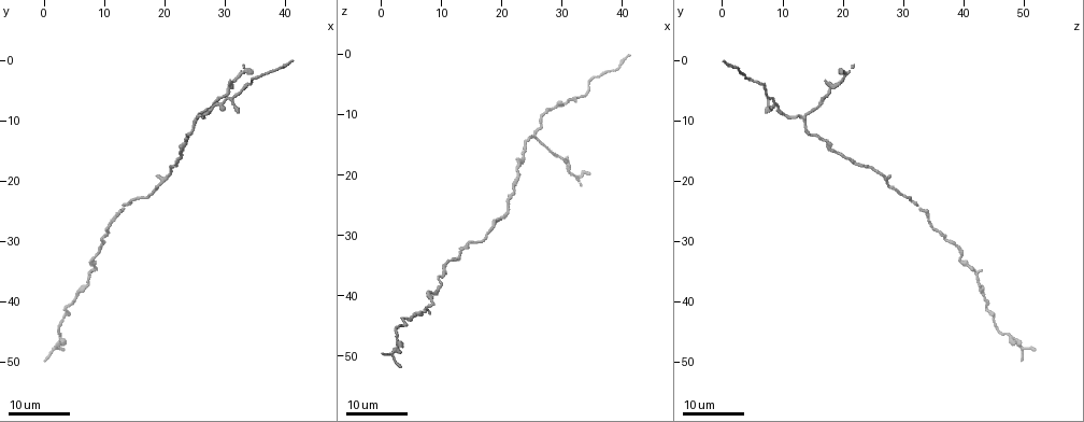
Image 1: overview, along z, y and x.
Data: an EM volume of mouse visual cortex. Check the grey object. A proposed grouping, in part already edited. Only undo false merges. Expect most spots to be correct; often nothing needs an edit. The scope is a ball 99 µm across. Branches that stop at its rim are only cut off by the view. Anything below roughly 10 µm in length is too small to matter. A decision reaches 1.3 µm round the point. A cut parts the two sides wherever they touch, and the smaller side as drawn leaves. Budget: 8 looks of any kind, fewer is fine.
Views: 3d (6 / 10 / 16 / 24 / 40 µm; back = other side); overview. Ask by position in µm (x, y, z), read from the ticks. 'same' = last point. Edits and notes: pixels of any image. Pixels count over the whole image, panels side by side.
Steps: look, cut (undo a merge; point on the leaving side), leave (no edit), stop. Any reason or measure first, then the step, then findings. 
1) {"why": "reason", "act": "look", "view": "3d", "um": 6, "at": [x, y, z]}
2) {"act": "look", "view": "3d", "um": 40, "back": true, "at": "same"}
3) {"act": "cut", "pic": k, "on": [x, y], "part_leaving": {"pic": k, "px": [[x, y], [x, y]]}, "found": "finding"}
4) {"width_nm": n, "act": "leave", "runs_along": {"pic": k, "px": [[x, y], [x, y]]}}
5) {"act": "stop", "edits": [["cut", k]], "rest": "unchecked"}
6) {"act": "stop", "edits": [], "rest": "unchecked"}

{"why": "sudden change in width", "act": "look", "view": "3d", "um": 24, "at": [4.0, 41.0, 43.5]}

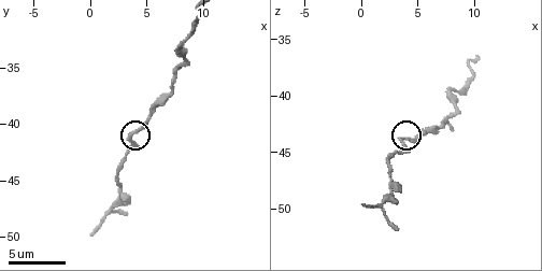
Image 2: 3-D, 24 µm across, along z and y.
{"act": "look", "view": "3d", "um": 6, "at": [3.8, 40.6, 44.0]}

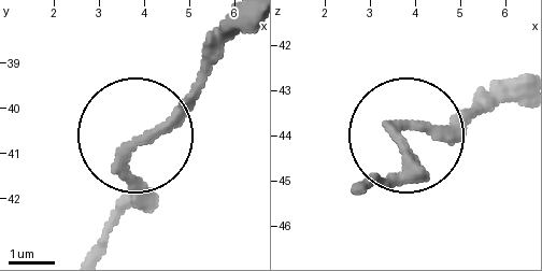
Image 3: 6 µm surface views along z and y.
{"act": "leave", "runs_along": {"pic": 3, "px": [[246, 24], [134, 140], [131, 186], [108, 228]]}, "found": "continuous, no second cell"}

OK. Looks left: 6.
{"why": "calibre changes", "act": "look", "view": "3d", "um": 10, "at": [8.2, 34.0, 41.0]}

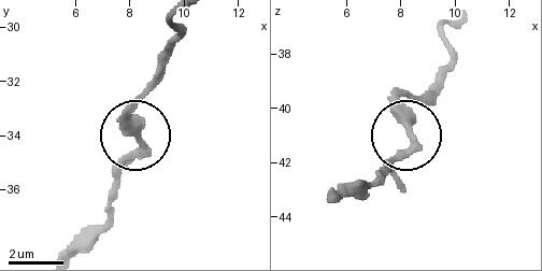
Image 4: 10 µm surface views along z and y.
{"width_nm": 350, "act": "leave", "found": "continuous, no second cell"}

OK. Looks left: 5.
{"why": "thin neck", "act": "look", "view": "3d", "um": 24, "at": [13.5, 24.0, 32.0]}

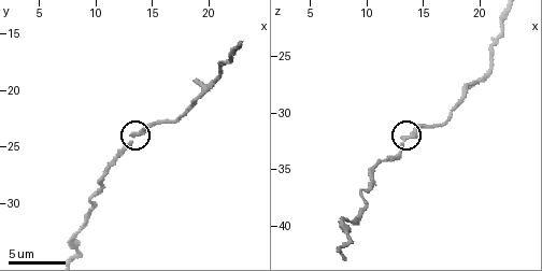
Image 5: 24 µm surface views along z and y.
{"why": "closer look", "act": "look", "view": "3d", "um": 6, "at": [13.2, 23.8, 32.2]}

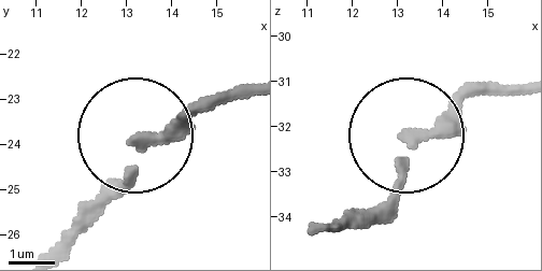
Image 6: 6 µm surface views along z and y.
{"width_nm": 190, "act": "leave", "runs_along": {"pic": 6, "px": [[521, 87], [464, 95], [417, 130], [401, 184], [362, 226]]}, "found": "one cell here"}

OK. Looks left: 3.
{"why": "thick turns thin", "act": "look", "view": "3d", "um": 16, "at": [23.5, 13.5, 17.5]}

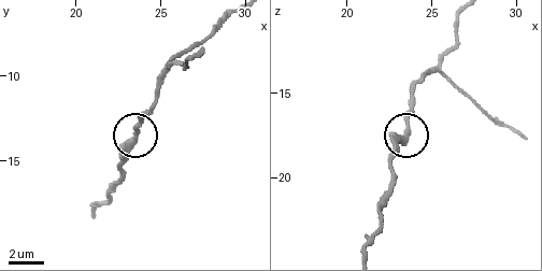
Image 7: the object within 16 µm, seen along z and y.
{"act": "look", "view": "3d", "um": 10, "at": [23.5, 13.7, 17.5]}

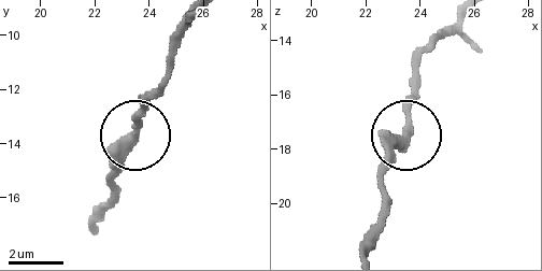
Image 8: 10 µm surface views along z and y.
{"why": "zoom in", "act": "look", "view": "3d", "um": 6, "at": [23.4, 13.6, 17.6]}

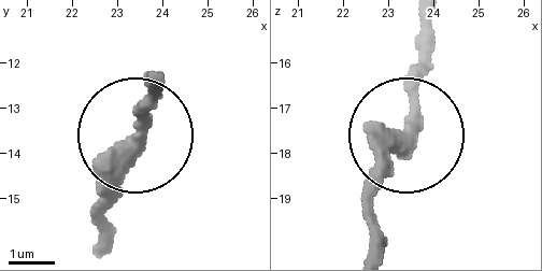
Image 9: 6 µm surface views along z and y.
{"act": "leave", "runs_along": {"pic": 9, "px": [[372, 242], [372, 184], [403, 138], [418, 50]]}, "found": "all the same cell"}

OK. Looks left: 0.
{"act": "stop", "edits": [], "rest": "unchecked"}

